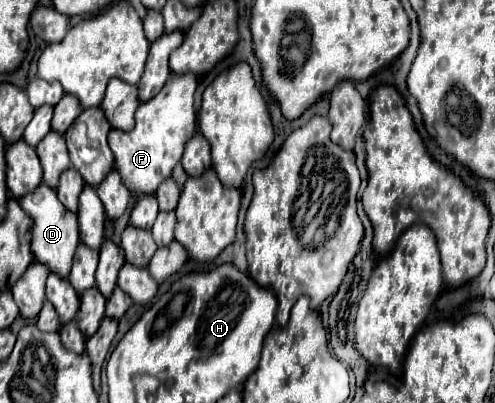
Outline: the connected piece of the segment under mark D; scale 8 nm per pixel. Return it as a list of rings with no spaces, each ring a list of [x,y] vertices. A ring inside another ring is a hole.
[[[38,185],[32,193],[26,193],[20,199],[20,207],[24,209],[24,213],[30,217],[32,221],[32,253],[34,259],[38,263],[44,263],[50,267],[52,273],[60,275],[60,277],[68,277],[70,267],[72,267],[72,257],[74,251],[80,243],[78,239],[78,215],[64,209],[64,205],[60,205],[56,191],[48,189],[48,185]]]

